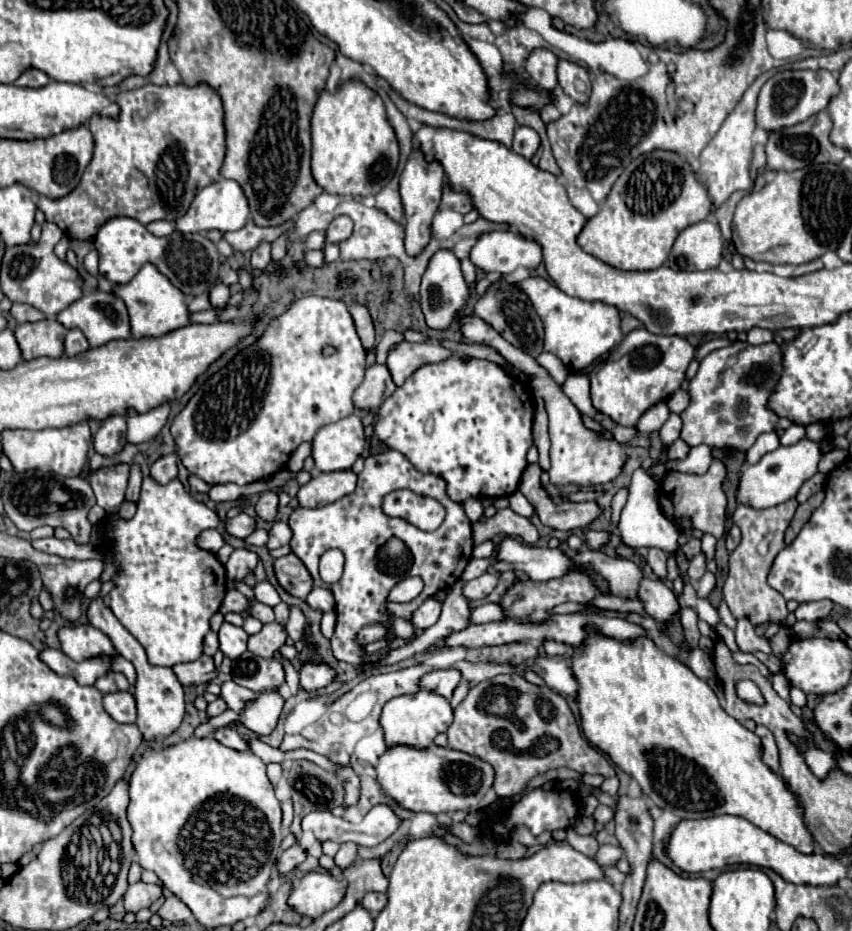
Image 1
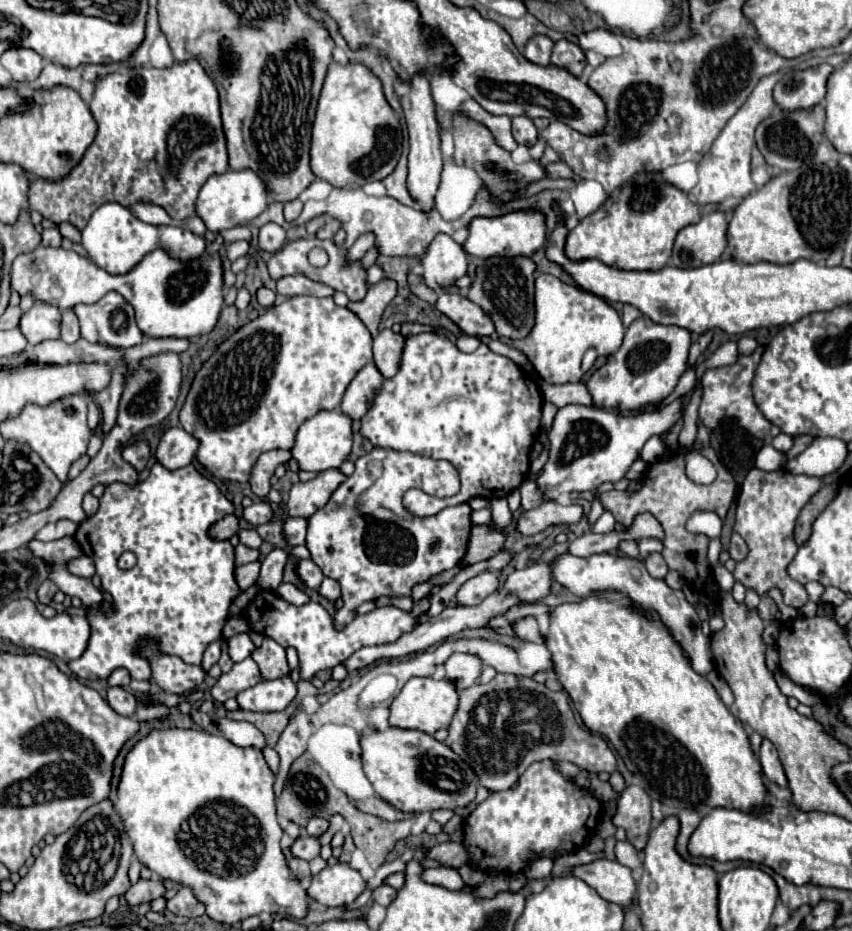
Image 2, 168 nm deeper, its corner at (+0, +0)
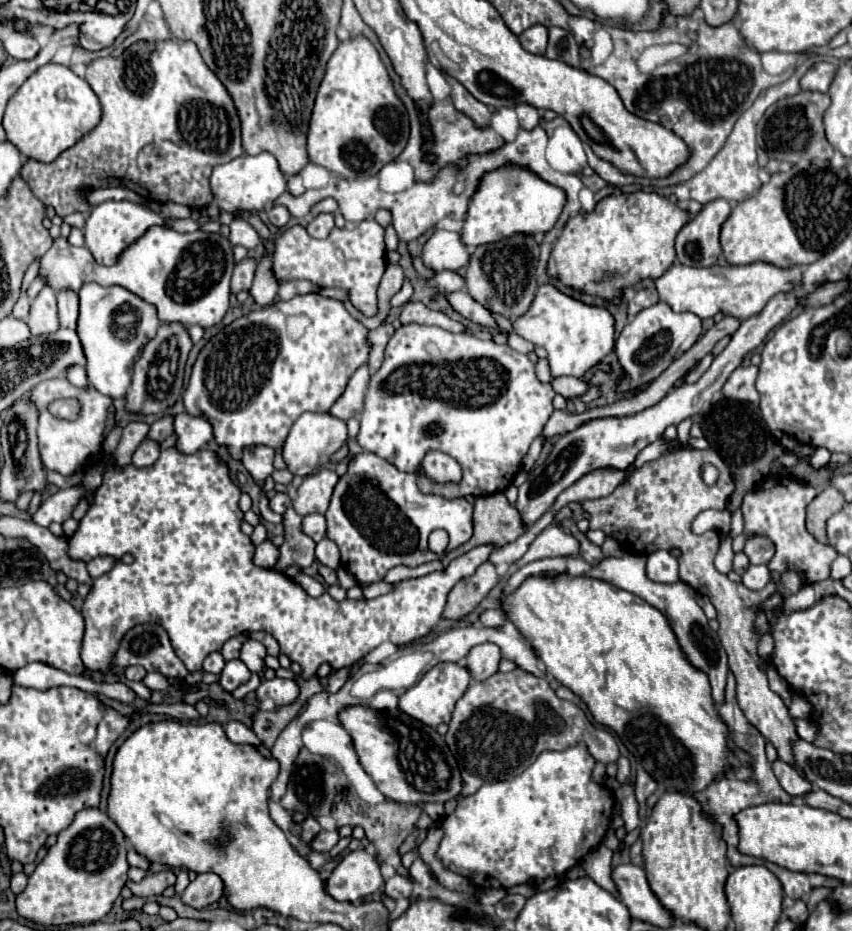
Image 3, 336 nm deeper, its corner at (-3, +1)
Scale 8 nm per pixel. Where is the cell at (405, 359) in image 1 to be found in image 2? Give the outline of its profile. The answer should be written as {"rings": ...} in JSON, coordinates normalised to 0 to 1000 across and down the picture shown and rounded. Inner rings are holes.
{"rings":[[[448,353],[444,362],[439,362],[439,390],[448,405],[462,405],[465,392],[469,388],[469,379],[474,373],[474,362],[462,358],[460,353]]]}

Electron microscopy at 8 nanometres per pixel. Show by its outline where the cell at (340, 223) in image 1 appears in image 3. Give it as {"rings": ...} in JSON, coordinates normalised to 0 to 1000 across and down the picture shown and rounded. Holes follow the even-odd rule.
{"rings":[[[374,230],[372,234],[367,234],[360,243],[363,253],[367,256],[384,256],[388,251],[388,245],[393,245],[391,241],[391,230]]]}

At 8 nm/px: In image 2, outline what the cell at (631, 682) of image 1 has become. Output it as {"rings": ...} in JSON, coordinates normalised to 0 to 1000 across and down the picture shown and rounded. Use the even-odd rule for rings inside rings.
{"rings":[[[697,635],[678,648],[660,648],[660,650],[648,652],[646,654],[646,678],[638,682],[638,686],[641,686],[638,691],[648,704],[648,712],[650,712],[655,731],[667,742],[669,751],[674,753],[674,759],[681,766],[685,779],[695,787],[709,789],[721,800],[725,811],[732,815],[735,824],[744,830],[749,841],[758,847],[758,852],[765,858],[772,858],[775,863],[779,863],[784,867],[793,867],[793,869],[803,869],[803,867],[805,869],[826,869],[826,873],[831,873],[838,867],[859,867],[859,869],[869,869],[869,871],[880,871],[887,865],[901,863],[901,852],[899,852],[899,845],[894,839],[892,820],[890,820],[887,809],[880,802],[880,794],[878,794],[871,777],[854,764],[854,759],[847,755],[847,751],[840,744],[840,740],[836,738],[836,734],[831,734],[829,727],[819,725],[812,719],[810,708],[800,701],[800,695],[796,693],[791,682],[784,678],[784,673],[775,667],[770,656],[756,658],[756,656],[746,654],[742,643],[730,635]]]}

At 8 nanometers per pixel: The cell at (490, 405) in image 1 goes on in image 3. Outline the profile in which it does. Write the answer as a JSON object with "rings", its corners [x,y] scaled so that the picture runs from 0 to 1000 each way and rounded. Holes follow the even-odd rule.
{"rings":[[[478,348],[464,354],[452,374],[450,393],[435,404],[419,475],[475,507],[492,505],[499,485],[518,483],[541,496],[543,513],[539,520],[508,520],[499,511],[492,511],[492,526],[496,531],[506,528],[525,537],[546,535],[550,531],[558,535],[574,533],[602,520],[604,509],[612,505],[614,490],[623,475],[637,464],[649,443],[649,425],[647,412],[630,408],[628,393],[619,380],[586,372],[579,365],[569,367],[558,361],[529,359],[513,350]]]}

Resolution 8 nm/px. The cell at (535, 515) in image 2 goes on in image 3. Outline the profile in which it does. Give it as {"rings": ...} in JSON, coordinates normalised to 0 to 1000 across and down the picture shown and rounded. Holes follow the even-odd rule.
{"rings":[[[576,531],[576,533],[562,533],[558,539],[555,550],[555,576],[548,584],[529,591],[519,598],[521,611],[534,602],[534,597],[543,597],[543,593],[550,593],[553,589],[567,586],[567,584],[581,584],[593,586],[602,580],[607,580],[616,569],[619,563],[614,563],[614,556],[609,550],[604,550],[604,544],[600,544],[593,535],[593,531]]]}

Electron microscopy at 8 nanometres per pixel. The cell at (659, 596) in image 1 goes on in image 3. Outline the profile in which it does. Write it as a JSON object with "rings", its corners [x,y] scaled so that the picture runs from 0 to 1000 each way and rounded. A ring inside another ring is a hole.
{"rings":[[[734,593],[727,599],[719,599],[719,597],[708,599],[703,606],[694,608],[687,614],[687,619],[701,621],[701,623],[710,623],[710,625],[715,625],[715,627],[719,627],[719,629],[724,629],[729,634],[736,634],[736,636],[750,640],[759,649],[773,653],[783,662],[783,666],[785,666],[785,670],[788,670],[788,675],[790,675],[790,679],[792,679],[792,683],[795,683],[802,700],[809,707],[809,711],[832,726],[837,752],[842,756],[846,756],[849,754],[849,741],[851,741],[851,730],[853,730],[856,718],[853,718],[853,702],[851,702],[851,698],[849,698],[849,694],[846,694],[846,690],[842,685],[842,679],[837,679],[832,675],[832,666],[827,664],[825,655],[818,651],[816,636],[813,636],[813,632],[809,627],[804,627],[804,625],[792,625],[792,627],[766,625],[757,617],[757,606],[759,606],[759,597],[757,595]]]}

